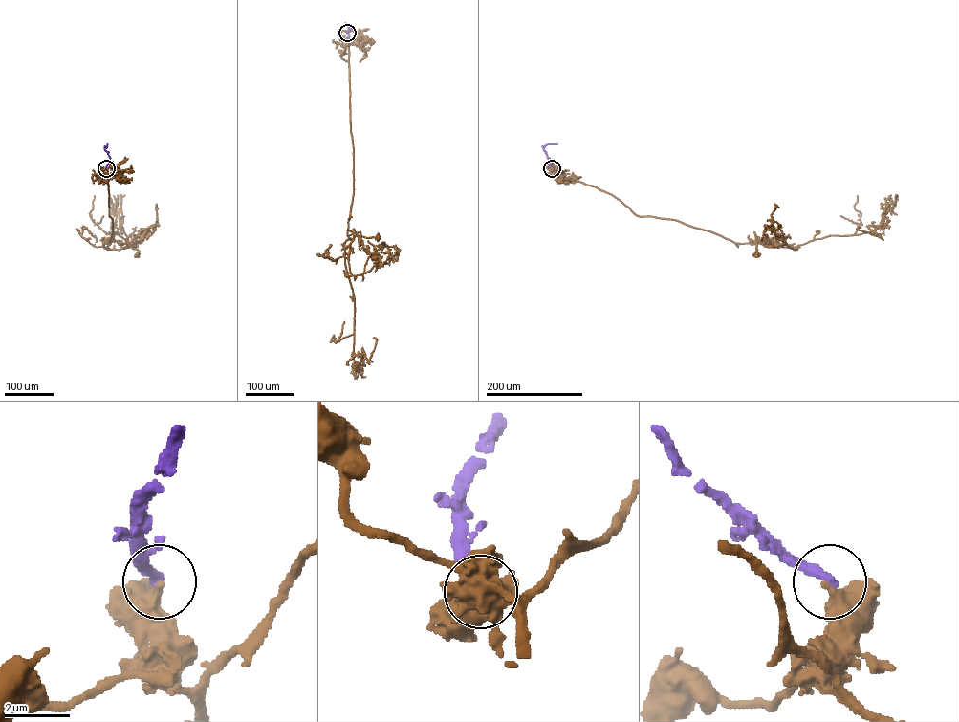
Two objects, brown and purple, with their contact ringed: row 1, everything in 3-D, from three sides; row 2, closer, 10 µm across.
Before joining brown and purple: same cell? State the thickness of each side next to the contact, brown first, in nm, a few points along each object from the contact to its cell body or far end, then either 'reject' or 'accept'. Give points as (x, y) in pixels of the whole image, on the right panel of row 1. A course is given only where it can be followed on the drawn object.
360 nm thick on the brown side, 320 nm on the other; brown runs (552, 168), (561, 178), (611, 194), (638, 215), (675, 219), (737, 243), (756, 240), (754, 232), (757, 254); purple runs (552, 168), (543, 148), (548, 144), (557, 143); reject

